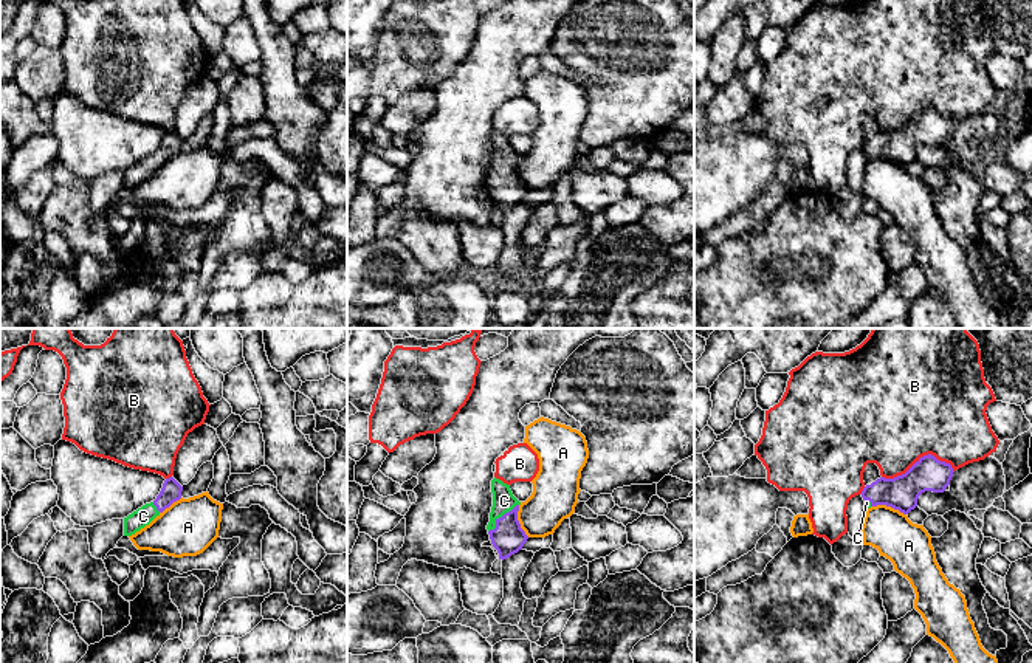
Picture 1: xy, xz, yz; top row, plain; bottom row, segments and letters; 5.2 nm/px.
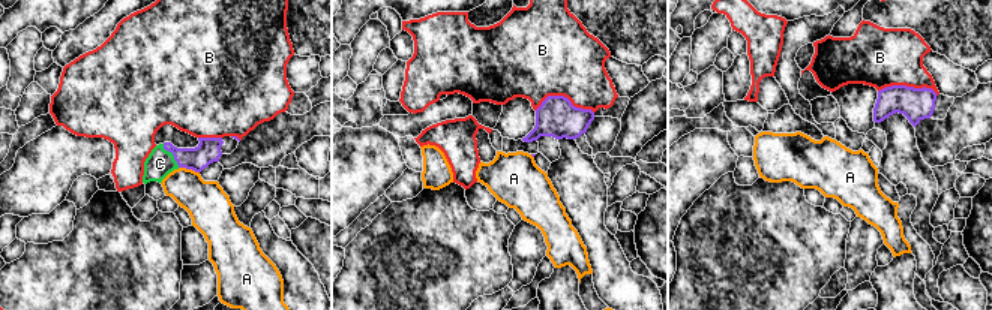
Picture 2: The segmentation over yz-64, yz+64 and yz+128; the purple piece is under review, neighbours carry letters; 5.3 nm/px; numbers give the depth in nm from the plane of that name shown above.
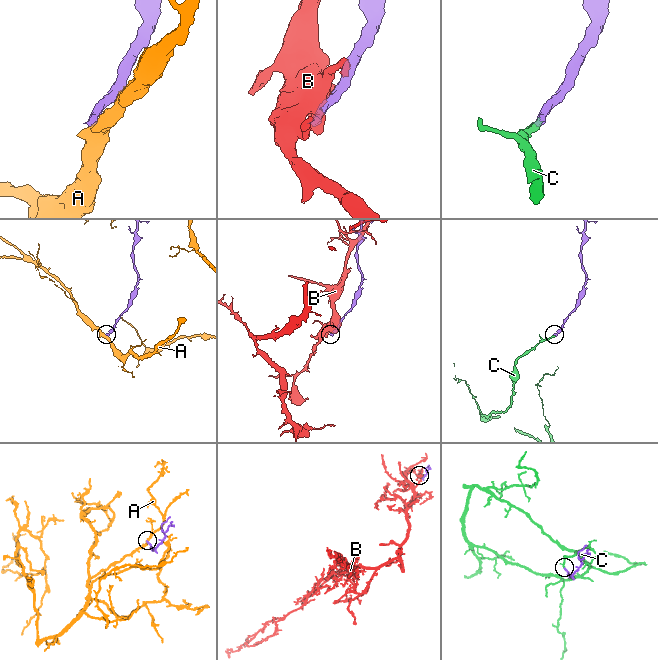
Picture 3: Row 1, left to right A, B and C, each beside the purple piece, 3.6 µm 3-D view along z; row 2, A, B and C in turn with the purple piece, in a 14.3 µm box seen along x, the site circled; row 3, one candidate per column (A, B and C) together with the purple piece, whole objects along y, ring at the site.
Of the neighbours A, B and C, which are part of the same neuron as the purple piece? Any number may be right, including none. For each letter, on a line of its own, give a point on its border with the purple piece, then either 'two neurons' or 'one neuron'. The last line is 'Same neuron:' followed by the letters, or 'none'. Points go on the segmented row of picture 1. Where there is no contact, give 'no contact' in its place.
A: yz (888, 505) | two neurons
B: yz (919, 459) | two neurons
C: xz (502, 516) | one neuron
Same neuron: C

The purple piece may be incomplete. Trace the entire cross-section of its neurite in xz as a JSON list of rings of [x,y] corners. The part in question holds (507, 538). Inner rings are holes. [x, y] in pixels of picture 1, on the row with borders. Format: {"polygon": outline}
{"polygon": [[[494,477],[491,480],[491,493],[493,507],[487,530],[499,559],[504,561],[522,550],[528,536],[518,520],[521,502],[513,496],[510,485]]]}

